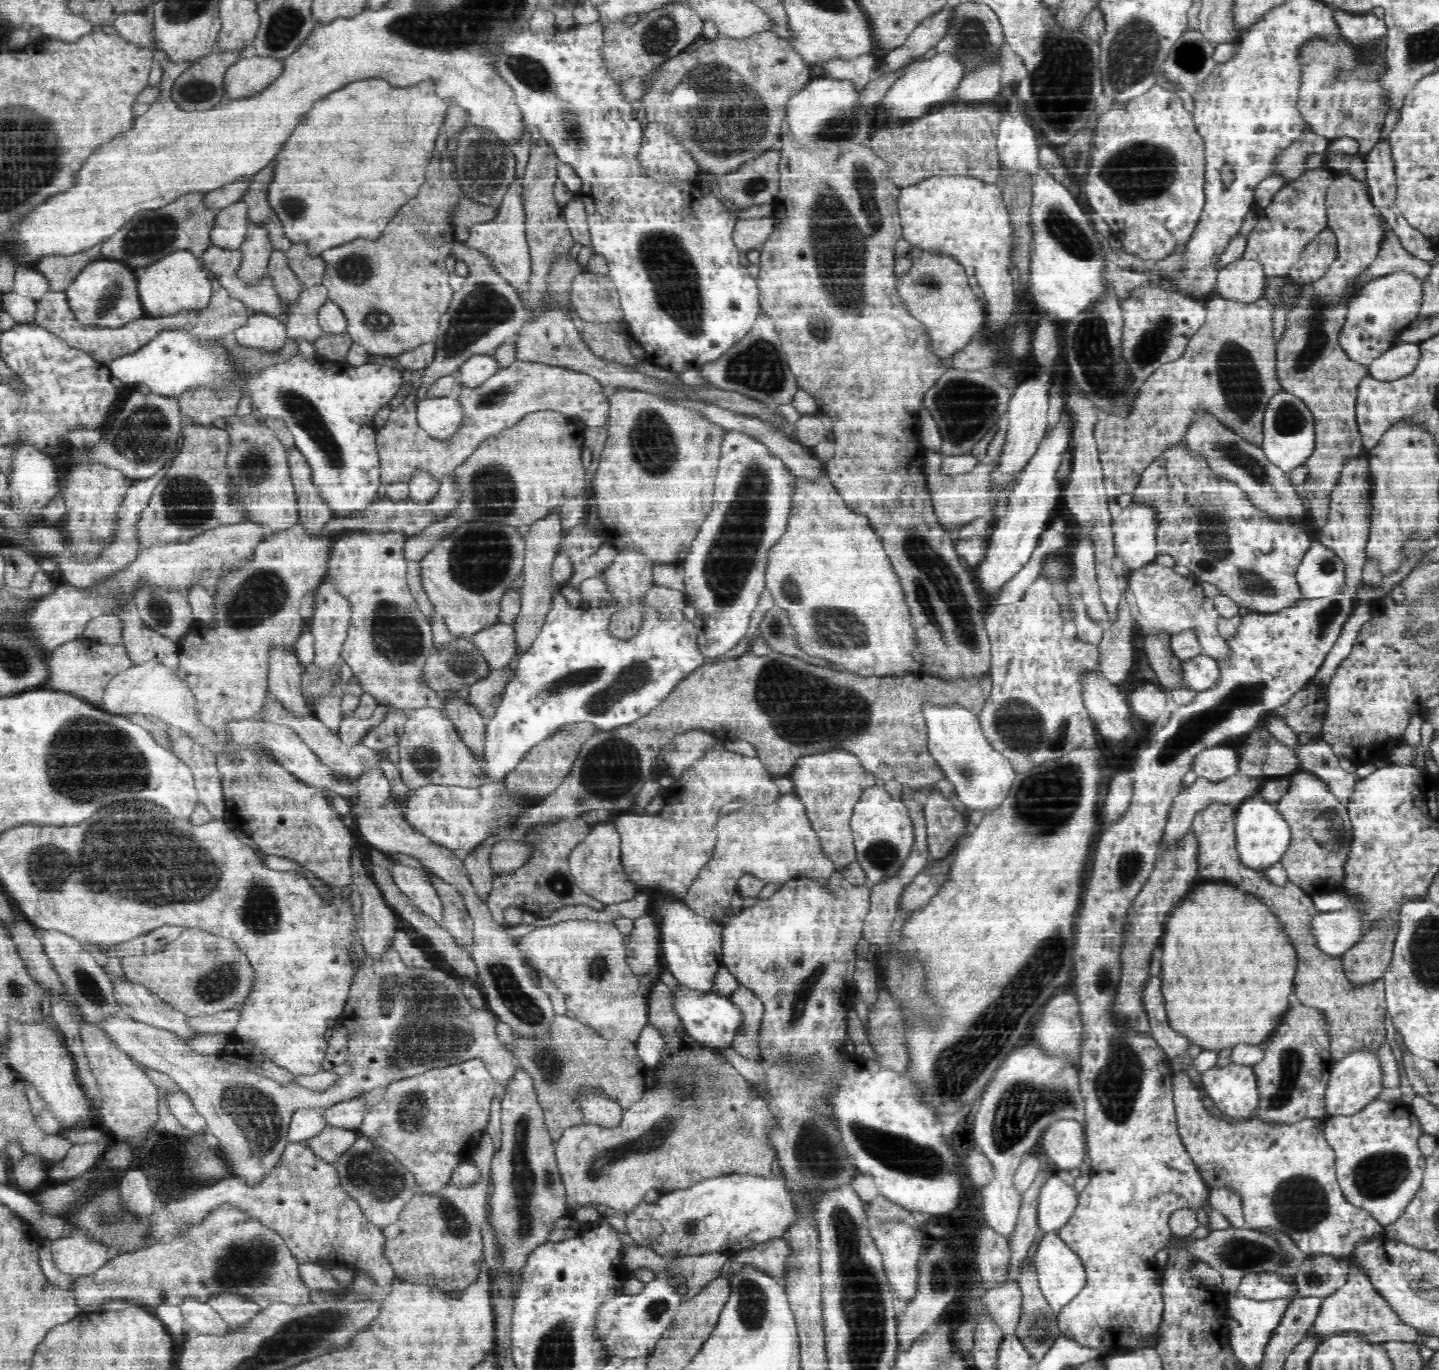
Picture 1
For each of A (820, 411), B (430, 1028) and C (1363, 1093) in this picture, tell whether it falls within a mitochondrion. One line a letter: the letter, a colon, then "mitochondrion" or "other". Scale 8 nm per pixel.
A: other
B: mitochondrion
C: other

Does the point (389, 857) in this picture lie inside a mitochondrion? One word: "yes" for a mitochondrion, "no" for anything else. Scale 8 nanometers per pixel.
no

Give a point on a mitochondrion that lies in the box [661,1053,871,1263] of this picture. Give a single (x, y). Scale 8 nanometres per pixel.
(815, 1158)

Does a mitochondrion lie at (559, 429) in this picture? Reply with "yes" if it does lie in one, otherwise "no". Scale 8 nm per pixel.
no

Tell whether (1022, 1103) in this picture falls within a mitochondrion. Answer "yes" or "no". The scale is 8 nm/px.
yes

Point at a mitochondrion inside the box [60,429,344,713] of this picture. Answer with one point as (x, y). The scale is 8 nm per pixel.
(259, 598)

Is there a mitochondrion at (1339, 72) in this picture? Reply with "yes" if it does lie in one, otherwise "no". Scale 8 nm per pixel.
yes

